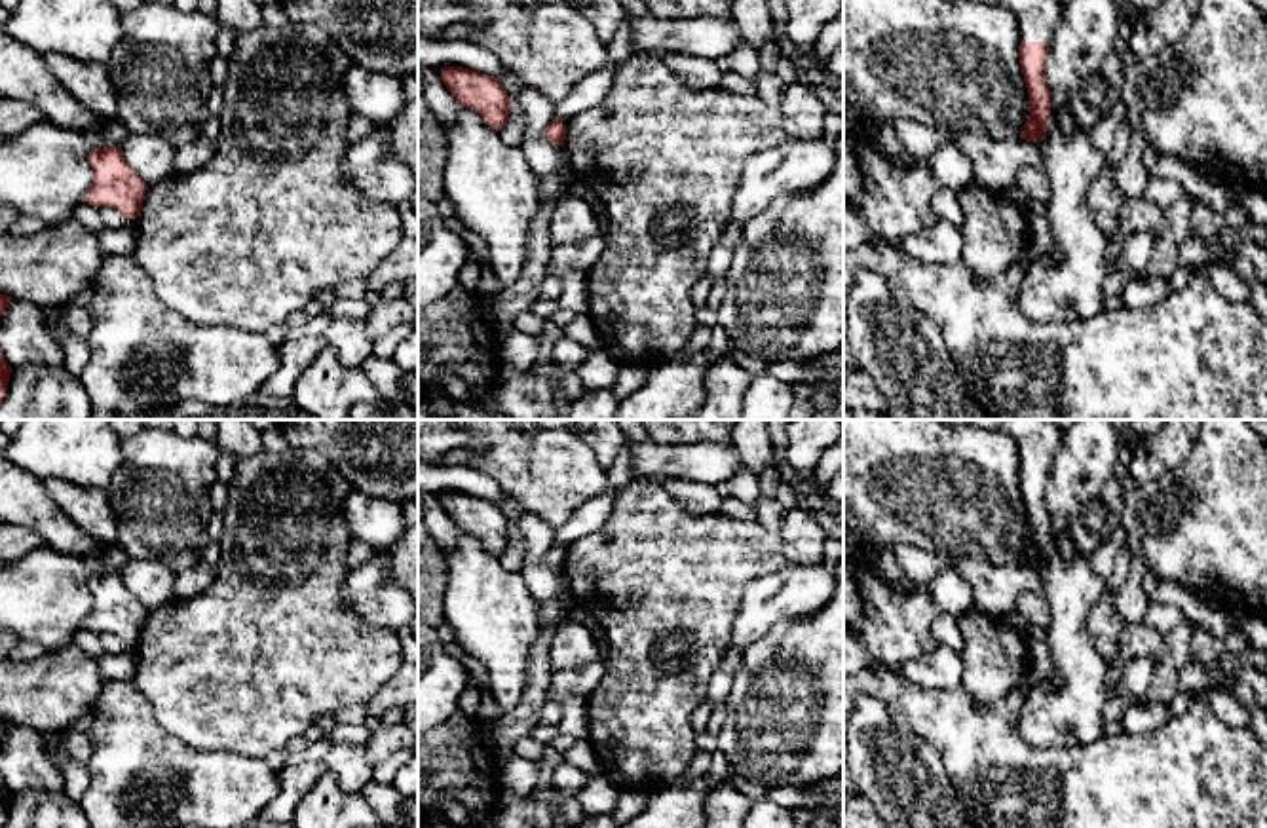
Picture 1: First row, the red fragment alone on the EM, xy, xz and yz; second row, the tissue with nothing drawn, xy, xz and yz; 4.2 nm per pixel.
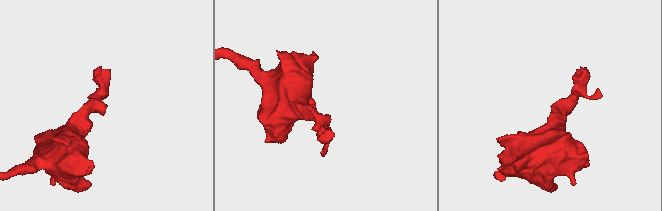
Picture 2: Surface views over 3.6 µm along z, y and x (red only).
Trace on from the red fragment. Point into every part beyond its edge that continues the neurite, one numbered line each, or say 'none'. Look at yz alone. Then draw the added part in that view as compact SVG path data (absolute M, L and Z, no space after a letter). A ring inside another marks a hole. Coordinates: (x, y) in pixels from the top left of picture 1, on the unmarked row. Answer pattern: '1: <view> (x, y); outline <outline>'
1: yz (1038, 441); outline M1003 420L999 429L1016 442L1020 467L1050 469L1062 439L1056 423L1050 420Z

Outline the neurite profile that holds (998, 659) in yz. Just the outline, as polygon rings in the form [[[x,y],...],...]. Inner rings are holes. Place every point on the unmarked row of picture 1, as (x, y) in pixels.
[[[976,606],[955,615],[965,670],[961,686],[980,705],[1020,691],[1033,668],[1030,636],[1012,627],[1005,615],[992,615]]]

